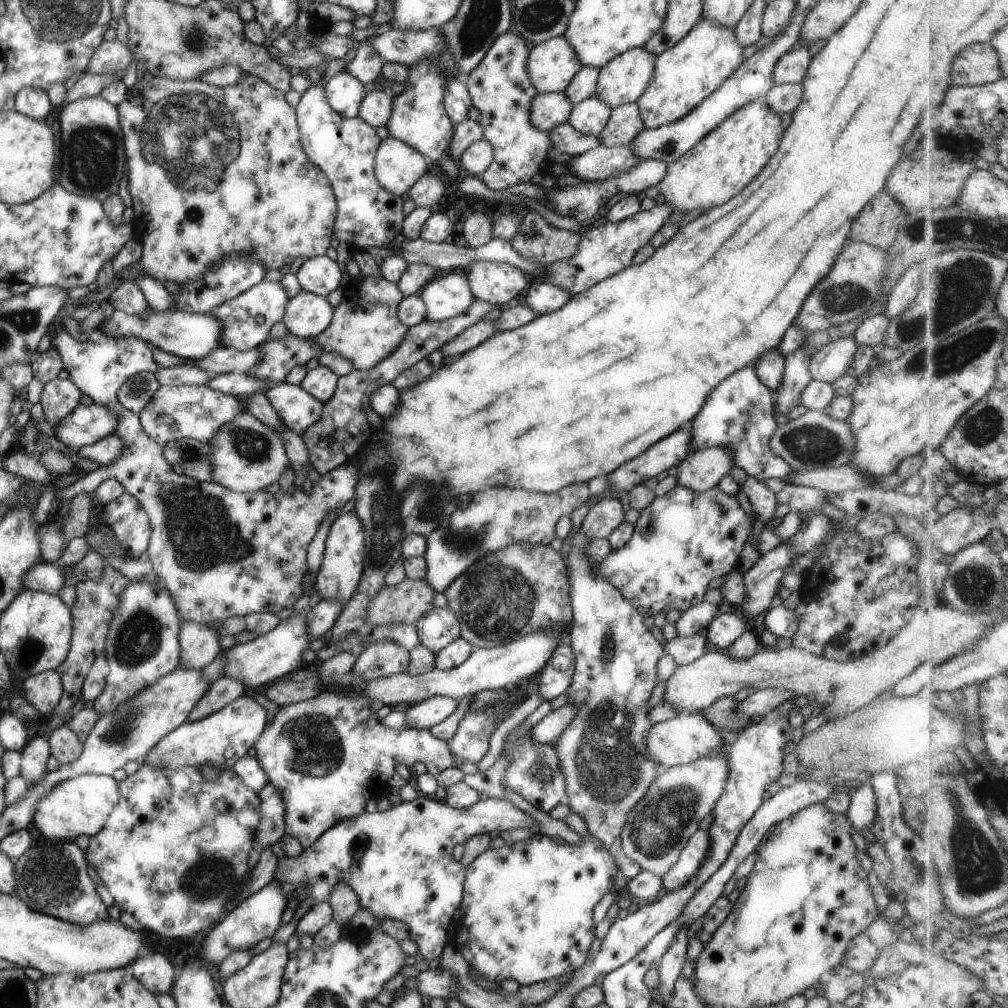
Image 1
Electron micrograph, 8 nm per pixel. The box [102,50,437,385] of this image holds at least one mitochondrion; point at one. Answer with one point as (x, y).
(188, 137)

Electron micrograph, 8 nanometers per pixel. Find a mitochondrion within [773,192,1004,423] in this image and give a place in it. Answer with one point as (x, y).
(961, 294)

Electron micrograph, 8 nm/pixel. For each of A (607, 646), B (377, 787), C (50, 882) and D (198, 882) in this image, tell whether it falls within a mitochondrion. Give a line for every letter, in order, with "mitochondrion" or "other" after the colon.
A: mitochondrion
B: other
C: mitochondrion
D: mitochondrion

